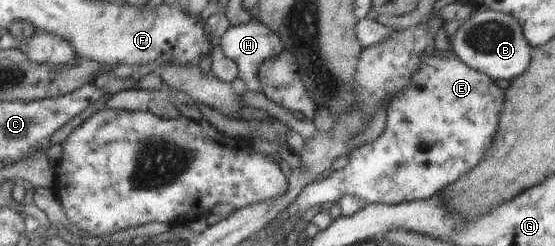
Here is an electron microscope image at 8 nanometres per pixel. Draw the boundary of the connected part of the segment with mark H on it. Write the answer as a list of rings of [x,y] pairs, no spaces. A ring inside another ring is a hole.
[[[254,19],[237,25],[229,24],[219,37],[219,42],[223,54],[235,62],[238,69],[238,78],[245,83],[247,90],[258,90],[259,92],[261,92],[262,87],[260,78],[258,78],[258,69],[265,60],[277,56],[281,50],[284,50],[279,36]]]

